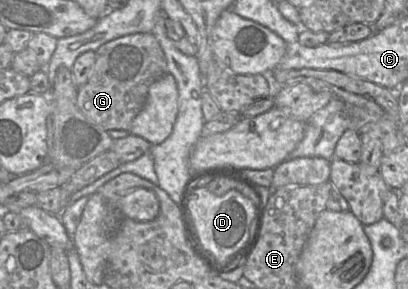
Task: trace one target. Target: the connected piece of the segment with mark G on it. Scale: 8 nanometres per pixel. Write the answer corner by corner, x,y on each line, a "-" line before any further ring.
151,32
119,37
100,46
95,54
88,81
78,89
76,106
105,131
129,132
133,119
145,104
150,85
168,72
165,54

